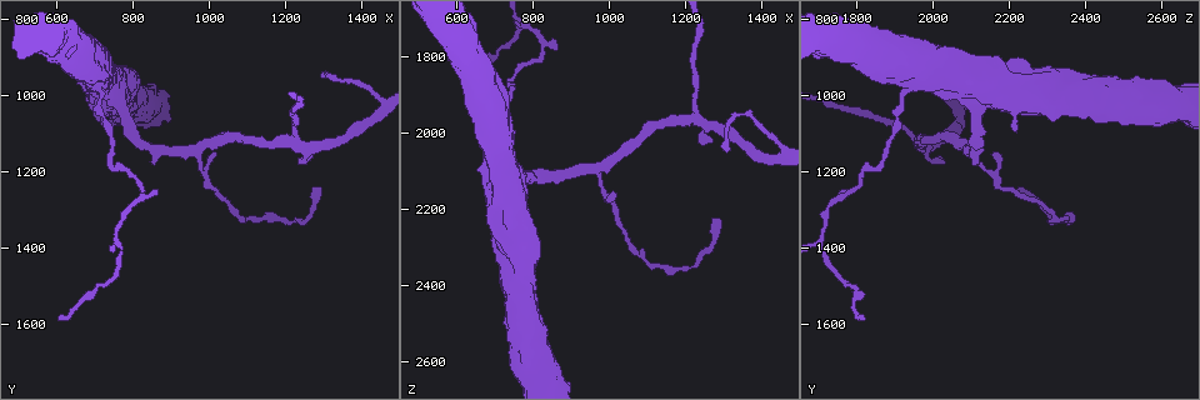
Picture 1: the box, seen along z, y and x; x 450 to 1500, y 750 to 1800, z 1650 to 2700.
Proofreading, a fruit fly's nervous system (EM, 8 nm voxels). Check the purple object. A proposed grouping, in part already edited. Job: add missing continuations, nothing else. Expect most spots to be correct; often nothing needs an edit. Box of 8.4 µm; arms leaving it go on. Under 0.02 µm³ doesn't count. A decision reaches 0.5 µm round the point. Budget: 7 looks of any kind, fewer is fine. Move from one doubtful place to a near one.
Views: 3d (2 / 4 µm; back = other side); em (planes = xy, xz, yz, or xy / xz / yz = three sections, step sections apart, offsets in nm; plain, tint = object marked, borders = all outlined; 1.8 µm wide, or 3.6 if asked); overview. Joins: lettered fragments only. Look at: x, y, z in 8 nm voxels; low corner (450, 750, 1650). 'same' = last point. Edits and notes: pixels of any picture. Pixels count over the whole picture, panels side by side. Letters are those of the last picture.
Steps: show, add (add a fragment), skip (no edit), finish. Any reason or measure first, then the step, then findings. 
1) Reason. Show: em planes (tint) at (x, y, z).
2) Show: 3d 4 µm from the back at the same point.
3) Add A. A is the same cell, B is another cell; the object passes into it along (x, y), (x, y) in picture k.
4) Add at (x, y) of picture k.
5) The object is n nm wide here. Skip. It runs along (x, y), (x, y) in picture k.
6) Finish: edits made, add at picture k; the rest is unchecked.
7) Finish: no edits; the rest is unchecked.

Arms part here. Show: em 3.6 µm planes (borders) at (950, 1155, 2095).

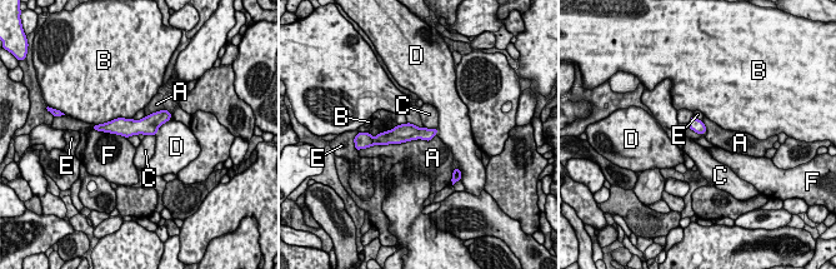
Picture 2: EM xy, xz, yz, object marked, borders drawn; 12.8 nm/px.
The longest contact is with A, 750 nm. Skip. A, B, C, D, E and F are other cells; a border runs along (424, 126), (436, 129) in picture 2; none of them fits.

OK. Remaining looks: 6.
Tapers out. Show: 3d 2 µm at (1310, 950, 2055).

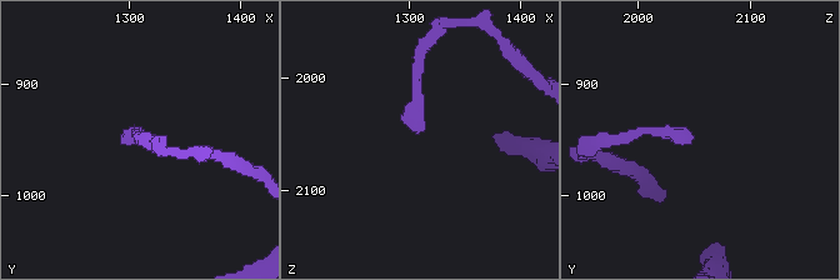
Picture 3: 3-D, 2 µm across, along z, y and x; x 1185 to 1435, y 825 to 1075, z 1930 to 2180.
Now the EM. Show: em planes (tint) at (1312, 952, 2050).

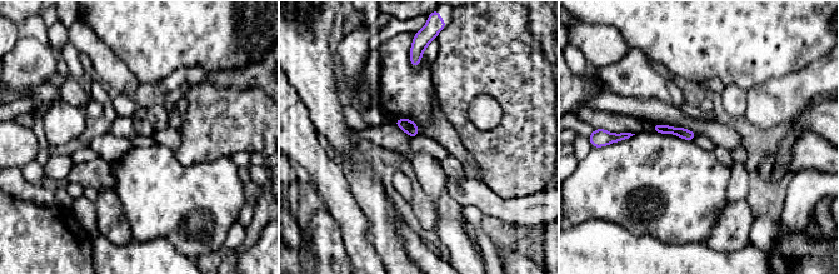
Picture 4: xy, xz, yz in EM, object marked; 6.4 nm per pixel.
See the neighbours. Show: em planes (borders) at the same point.

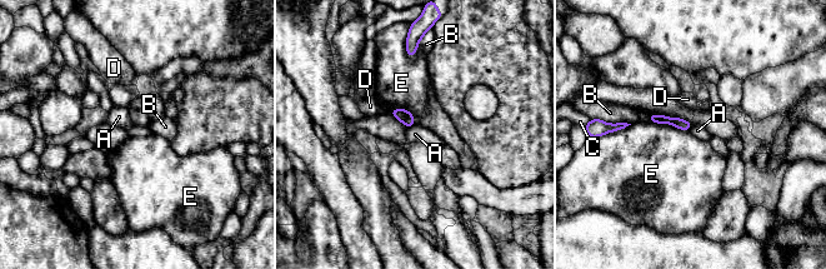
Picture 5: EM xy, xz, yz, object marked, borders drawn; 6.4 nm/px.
The longest contact is with E, 200 nm. Skip. A, B, C, D and E are other cells; it runs along (651, 118), (667, 119), (689, 125) in picture 5; no lettered fragment goes on from it.

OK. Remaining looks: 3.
Thick turns thin. Show: em 3.6 µm planes (tint) at (705, 955, 1945).

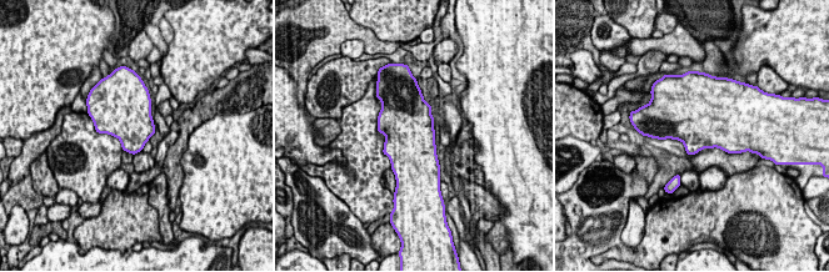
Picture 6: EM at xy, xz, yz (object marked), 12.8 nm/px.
What lies round it. Show: em 3.6 µm planes (borders) at the same point.

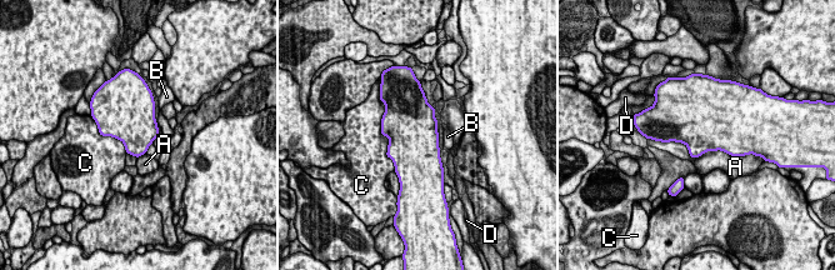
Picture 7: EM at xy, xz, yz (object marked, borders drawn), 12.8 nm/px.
Skip. A, B, C and D are other cells; no lettered fragment goes on from it.

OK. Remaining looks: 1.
Finish: no edits; the rest is unchecked.

